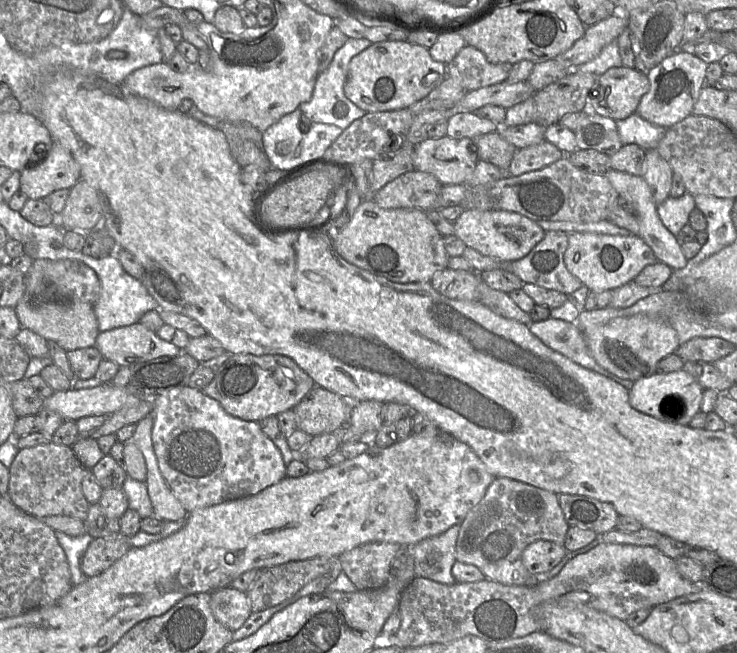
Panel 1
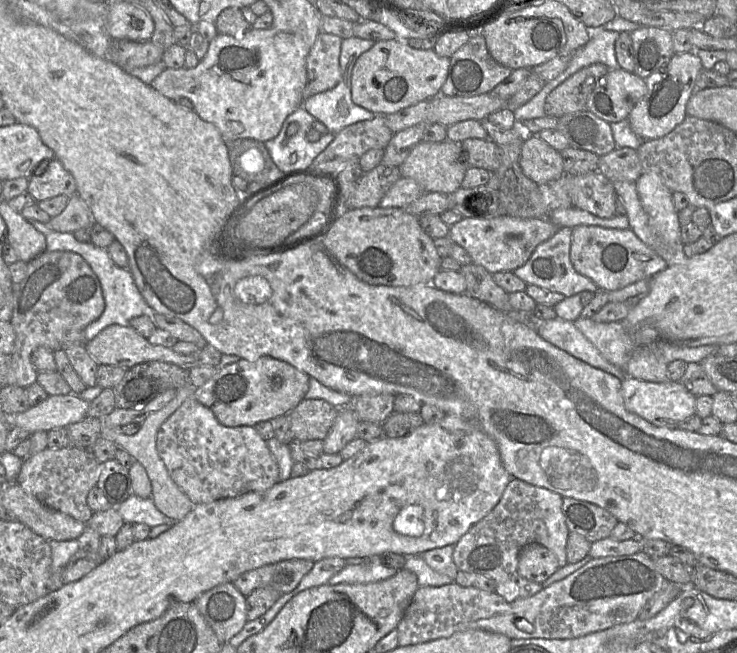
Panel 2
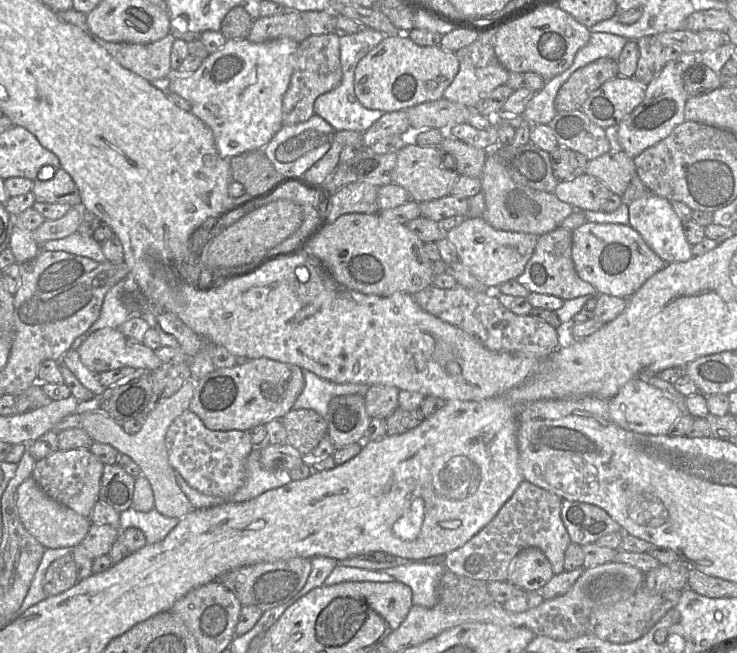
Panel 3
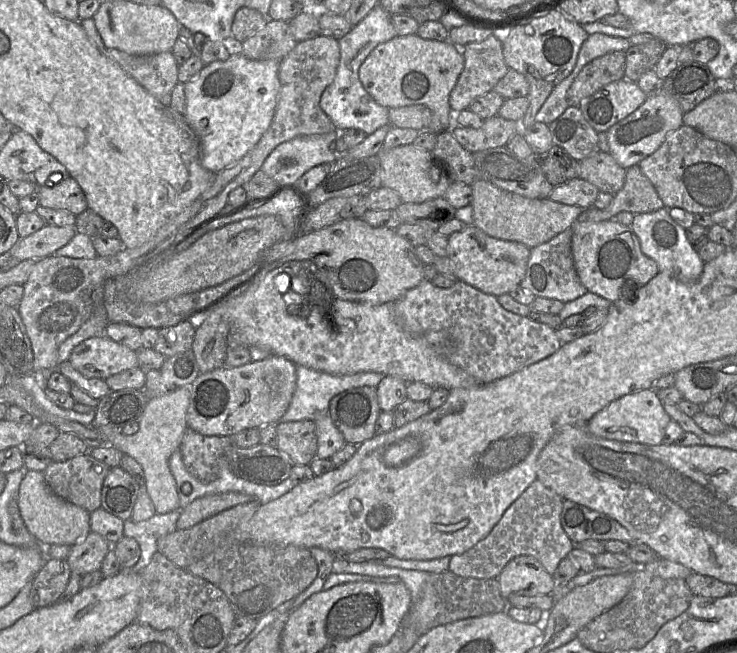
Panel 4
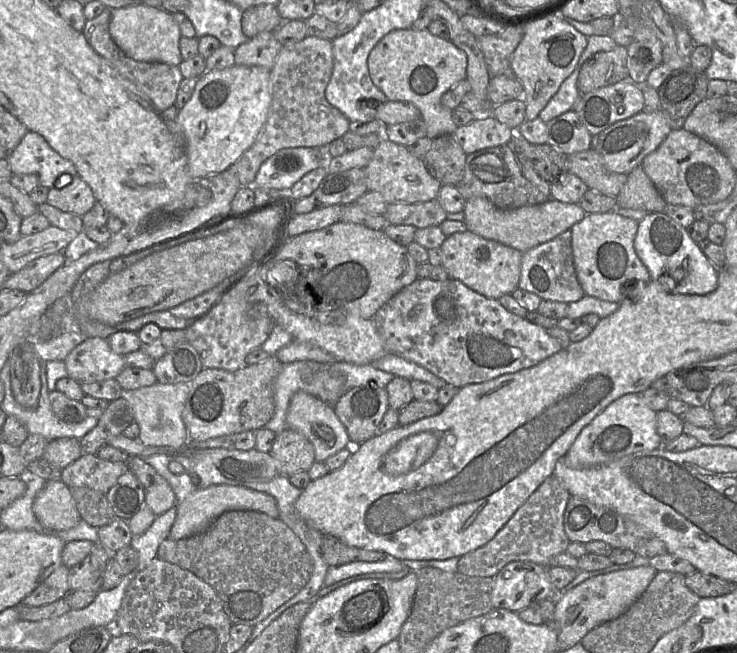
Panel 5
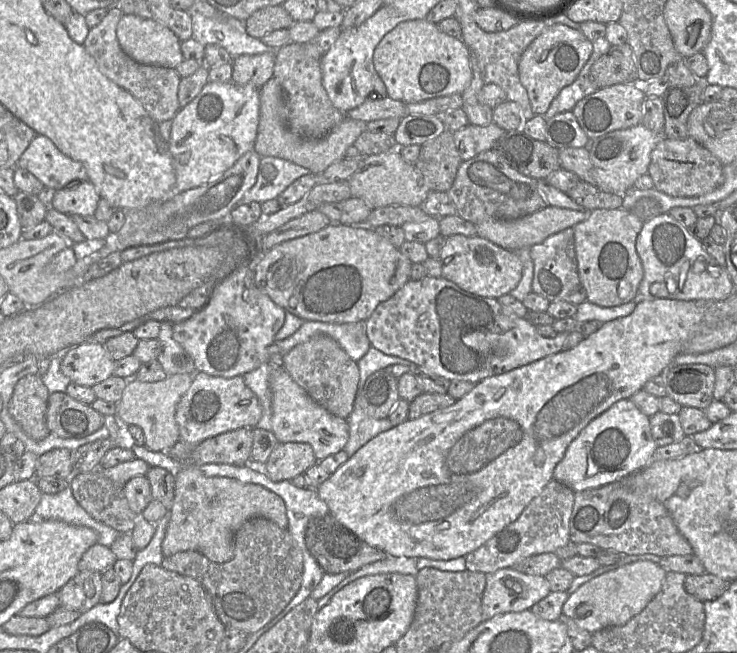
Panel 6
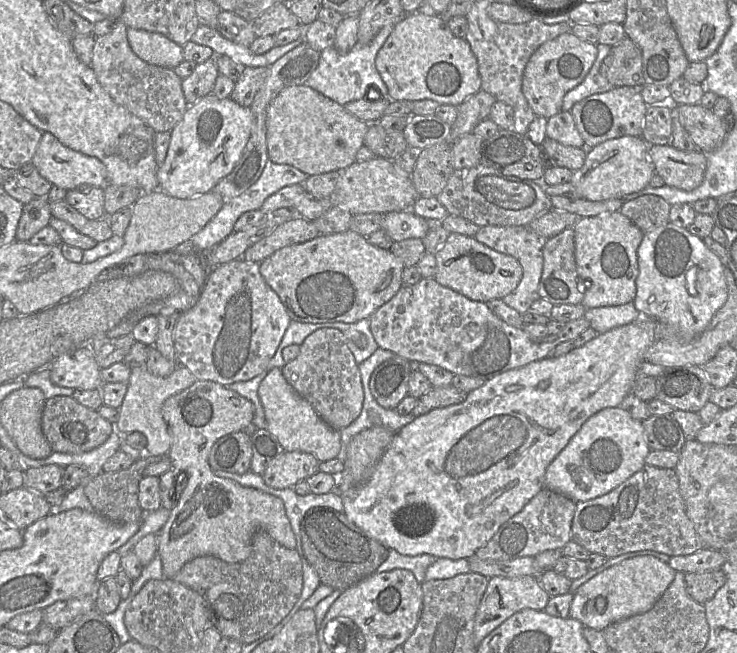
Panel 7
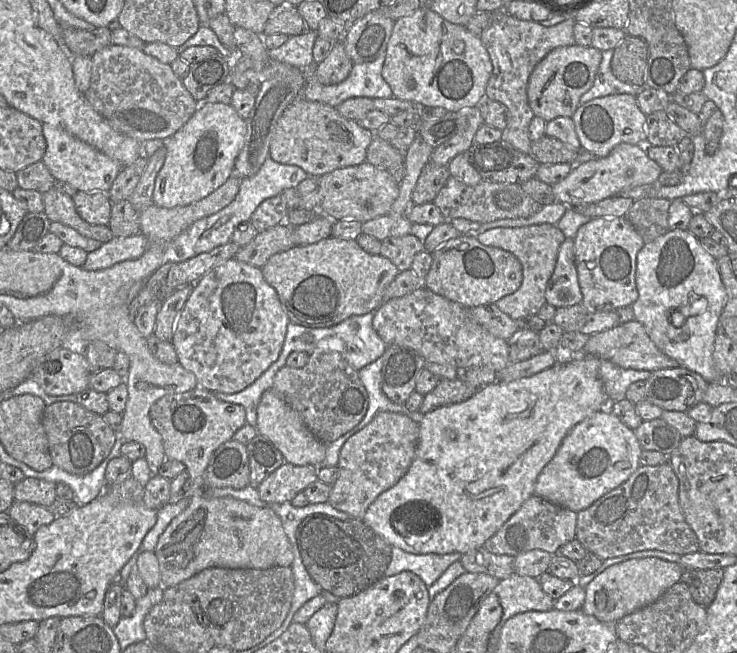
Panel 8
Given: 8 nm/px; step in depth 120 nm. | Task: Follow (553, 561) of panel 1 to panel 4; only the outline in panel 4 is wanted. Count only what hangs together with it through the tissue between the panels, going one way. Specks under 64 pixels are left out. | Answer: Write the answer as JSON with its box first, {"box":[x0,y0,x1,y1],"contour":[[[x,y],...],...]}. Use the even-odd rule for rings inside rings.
{"box":[497,555,556,602],"contour":[[[529,555],[514,557],[507,563],[497,579],[500,585],[501,594],[507,602],[511,595],[551,595],[556,586],[553,575],[550,575],[537,559]]]}

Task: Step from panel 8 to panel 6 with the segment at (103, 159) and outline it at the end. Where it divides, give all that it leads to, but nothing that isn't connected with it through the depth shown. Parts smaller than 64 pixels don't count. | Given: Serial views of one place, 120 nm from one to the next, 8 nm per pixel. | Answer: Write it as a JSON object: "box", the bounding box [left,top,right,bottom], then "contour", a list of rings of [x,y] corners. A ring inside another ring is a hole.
{"box":[18,135,88,189],"contour":[[[37,135],[21,155],[18,166],[31,172],[46,187],[63,189],[71,181],[88,181],[85,167],[64,155],[44,135]]]}

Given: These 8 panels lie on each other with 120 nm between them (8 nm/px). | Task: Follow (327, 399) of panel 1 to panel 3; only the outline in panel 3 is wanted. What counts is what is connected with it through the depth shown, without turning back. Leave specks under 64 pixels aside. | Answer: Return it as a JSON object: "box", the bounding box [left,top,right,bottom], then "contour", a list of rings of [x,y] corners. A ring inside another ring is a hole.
{"box":[281,409,328,457],"contour":[[[291,409],[281,420],[286,430],[287,444],[304,457],[309,456],[328,433],[327,417],[312,409]]]}

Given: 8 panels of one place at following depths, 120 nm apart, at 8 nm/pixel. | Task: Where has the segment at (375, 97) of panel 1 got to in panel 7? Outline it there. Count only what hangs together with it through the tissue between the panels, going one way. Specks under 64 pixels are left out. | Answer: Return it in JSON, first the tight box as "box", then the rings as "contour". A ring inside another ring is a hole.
{"box":[375,14,481,106],"contour":[[[407,14],[378,51],[375,65],[393,101],[430,99],[440,105],[458,106],[481,90],[477,59],[469,43],[456,37],[439,15]]]}

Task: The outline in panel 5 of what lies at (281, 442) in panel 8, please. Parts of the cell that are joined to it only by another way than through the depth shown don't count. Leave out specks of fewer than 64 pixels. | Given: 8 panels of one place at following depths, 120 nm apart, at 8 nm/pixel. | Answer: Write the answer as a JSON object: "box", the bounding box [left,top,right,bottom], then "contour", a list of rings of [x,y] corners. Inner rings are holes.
{"box":[287,391,350,462],"contour":[[[304,391],[296,392],[291,398],[287,416],[287,426],[302,433],[313,444],[315,461],[324,462],[345,447],[350,446],[348,432],[334,411],[334,407]]]}

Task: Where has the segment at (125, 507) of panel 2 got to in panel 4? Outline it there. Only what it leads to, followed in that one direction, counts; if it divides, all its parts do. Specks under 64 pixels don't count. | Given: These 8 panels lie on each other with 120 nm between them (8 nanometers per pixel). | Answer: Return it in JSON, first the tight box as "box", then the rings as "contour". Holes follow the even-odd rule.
{"box":[124,509,181,573],"contour":[[[177,509],[165,514],[155,513],[151,518],[134,522],[132,519],[124,521],[124,536],[135,539],[141,549],[141,555],[132,567],[132,571],[139,573],[149,565],[153,554],[157,551],[158,539],[175,531],[181,510]]]}

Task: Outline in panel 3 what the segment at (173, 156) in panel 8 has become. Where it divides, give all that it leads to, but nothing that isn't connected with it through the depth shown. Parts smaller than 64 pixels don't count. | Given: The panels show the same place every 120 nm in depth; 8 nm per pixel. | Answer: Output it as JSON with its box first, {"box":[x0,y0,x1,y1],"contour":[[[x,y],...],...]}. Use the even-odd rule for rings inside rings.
{"box":[168,38,298,159],"contour":[[[291,38],[263,43],[228,39],[194,72],[173,73],[168,91],[189,101],[191,113],[212,130],[221,157],[230,159],[246,151],[262,150],[282,127],[282,101],[298,47]]]}

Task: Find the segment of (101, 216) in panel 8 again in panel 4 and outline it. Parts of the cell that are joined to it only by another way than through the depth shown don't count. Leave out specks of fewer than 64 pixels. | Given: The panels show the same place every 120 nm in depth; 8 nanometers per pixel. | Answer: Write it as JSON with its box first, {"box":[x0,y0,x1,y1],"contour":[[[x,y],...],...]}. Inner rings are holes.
{"box":[37,175,88,216],"contour":[[[71,175],[64,177],[53,186],[44,185],[37,188],[41,206],[66,210],[76,216],[88,208],[83,190]]]}

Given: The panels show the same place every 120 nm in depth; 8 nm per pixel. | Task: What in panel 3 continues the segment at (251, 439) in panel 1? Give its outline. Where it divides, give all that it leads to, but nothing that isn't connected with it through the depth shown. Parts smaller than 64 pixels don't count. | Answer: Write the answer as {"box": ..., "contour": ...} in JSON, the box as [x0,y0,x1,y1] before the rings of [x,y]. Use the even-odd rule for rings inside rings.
{"box":[165,409,254,497],"contour":[[[189,409],[170,424],[165,436],[165,446],[170,465],[191,488],[219,497],[230,497],[244,484],[246,460],[254,449],[246,431],[210,430]]]}

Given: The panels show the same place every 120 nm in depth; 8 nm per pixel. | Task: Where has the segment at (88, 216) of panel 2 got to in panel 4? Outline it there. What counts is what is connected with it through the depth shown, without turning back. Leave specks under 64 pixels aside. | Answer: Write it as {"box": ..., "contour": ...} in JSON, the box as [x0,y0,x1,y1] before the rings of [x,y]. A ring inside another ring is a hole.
{"box":[9,223,76,261],"contour":[[[47,223],[35,233],[20,238],[9,251],[18,261],[41,259],[65,246],[76,233],[75,226],[59,227]]]}

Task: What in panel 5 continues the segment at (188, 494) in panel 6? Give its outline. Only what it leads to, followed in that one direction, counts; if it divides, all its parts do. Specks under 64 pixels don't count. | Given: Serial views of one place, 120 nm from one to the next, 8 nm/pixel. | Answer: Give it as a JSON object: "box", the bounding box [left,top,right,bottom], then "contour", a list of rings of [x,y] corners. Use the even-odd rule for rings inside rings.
{"box":[168,484,279,540],"contour":[[[226,484],[199,489],[182,501],[178,501],[176,507],[177,516],[168,537],[171,540],[181,540],[205,532],[220,515],[228,511],[254,510],[273,518],[279,518],[277,501],[270,494],[243,486]]]}

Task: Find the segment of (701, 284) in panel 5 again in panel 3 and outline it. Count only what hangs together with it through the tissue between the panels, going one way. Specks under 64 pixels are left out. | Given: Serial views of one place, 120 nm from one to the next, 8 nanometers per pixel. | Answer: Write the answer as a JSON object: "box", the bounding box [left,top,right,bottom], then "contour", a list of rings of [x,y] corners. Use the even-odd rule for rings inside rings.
{"box":[627,192,693,264],"contour":[[[647,192],[644,196],[632,201],[627,206],[629,210],[628,225],[640,234],[645,243],[666,264],[686,262],[693,257],[692,246],[688,243],[683,232],[683,222],[674,212],[671,201],[652,192]]]}

